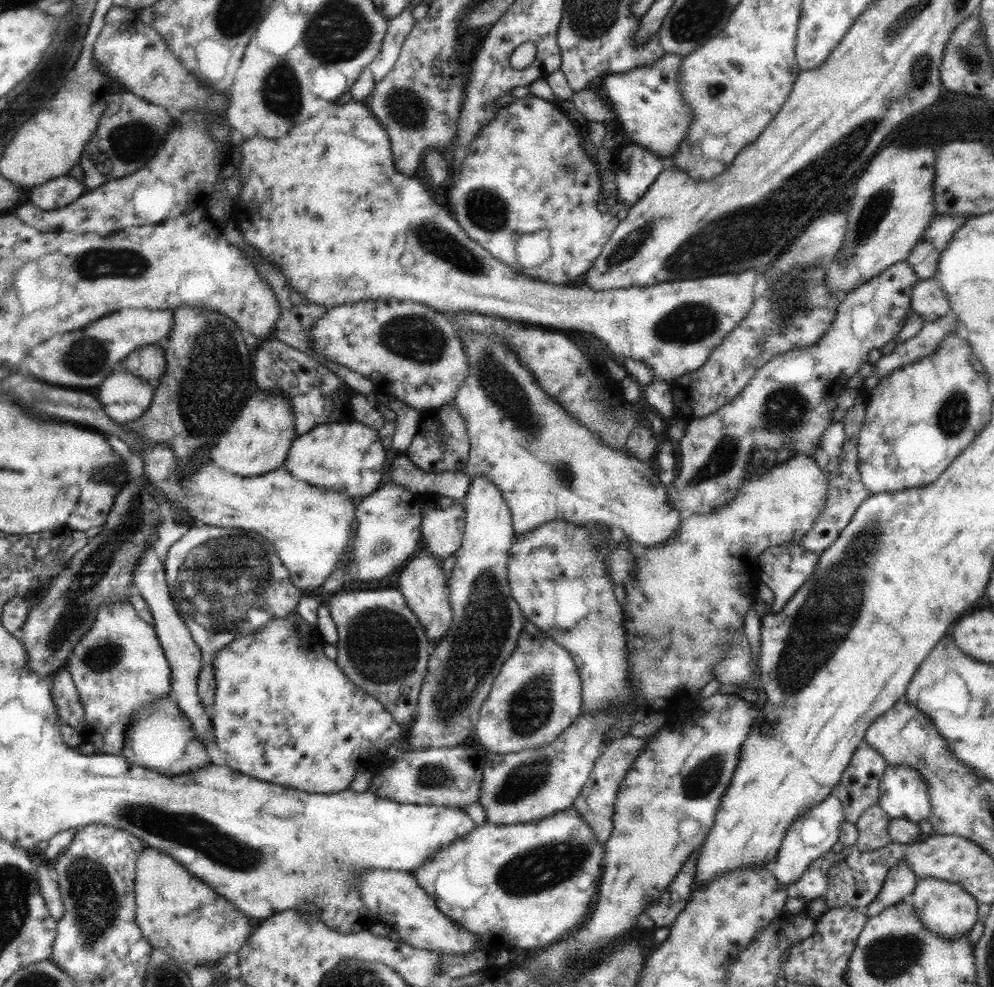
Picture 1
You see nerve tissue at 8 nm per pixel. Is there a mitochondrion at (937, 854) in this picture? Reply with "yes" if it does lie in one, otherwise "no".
no

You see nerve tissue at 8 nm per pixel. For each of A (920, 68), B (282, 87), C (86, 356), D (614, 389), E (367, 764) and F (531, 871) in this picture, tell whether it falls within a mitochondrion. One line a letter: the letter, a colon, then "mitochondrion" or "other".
A: mitochondrion
B: mitochondrion
C: mitochondrion
D: other
E: other
F: mitochondrion

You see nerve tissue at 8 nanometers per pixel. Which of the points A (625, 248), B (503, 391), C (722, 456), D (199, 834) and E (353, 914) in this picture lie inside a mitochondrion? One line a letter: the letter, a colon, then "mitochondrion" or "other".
A: mitochondrion
B: mitochondrion
C: mitochondrion
D: mitochondrion
E: other

